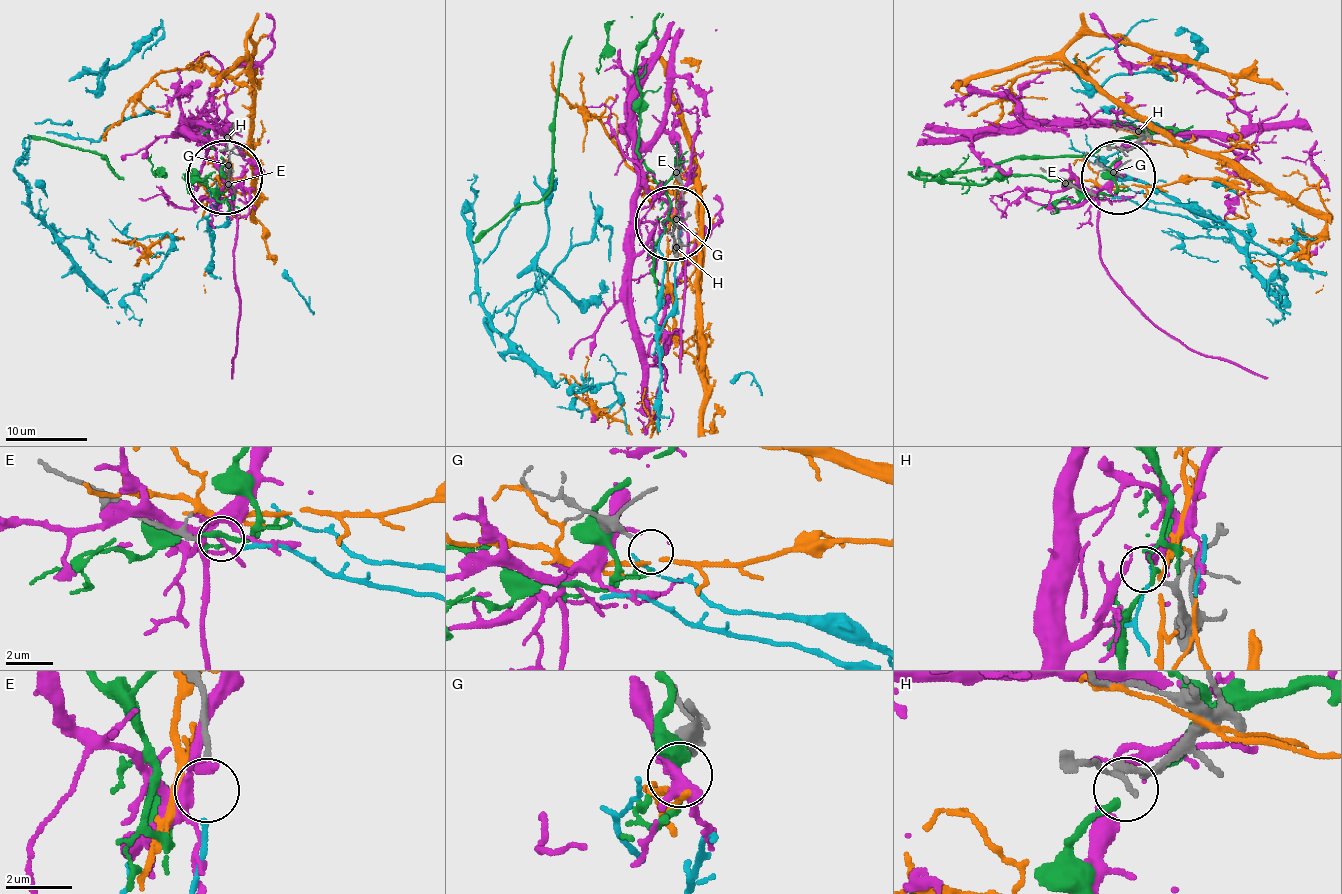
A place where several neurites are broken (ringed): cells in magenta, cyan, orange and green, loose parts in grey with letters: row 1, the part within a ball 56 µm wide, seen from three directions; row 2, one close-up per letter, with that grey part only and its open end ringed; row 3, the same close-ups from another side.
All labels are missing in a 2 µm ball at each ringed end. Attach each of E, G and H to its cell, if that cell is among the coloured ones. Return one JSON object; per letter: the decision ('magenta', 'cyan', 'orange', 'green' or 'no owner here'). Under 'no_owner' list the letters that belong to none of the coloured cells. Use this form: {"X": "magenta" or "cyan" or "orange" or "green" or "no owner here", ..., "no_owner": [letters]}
{"E": "cyan", "G": "no owner here", "H": "magenta", "no_owner": ["G"]}

